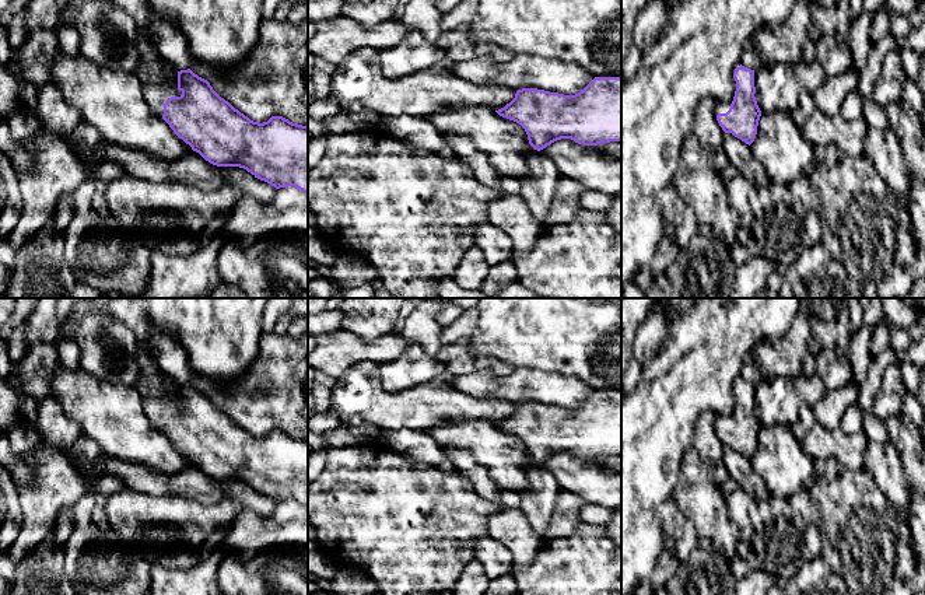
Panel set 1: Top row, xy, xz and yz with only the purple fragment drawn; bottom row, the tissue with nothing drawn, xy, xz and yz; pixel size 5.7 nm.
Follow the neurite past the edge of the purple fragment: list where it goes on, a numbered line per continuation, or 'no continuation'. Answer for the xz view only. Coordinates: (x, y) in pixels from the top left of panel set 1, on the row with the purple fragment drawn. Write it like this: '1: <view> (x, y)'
no continuation

